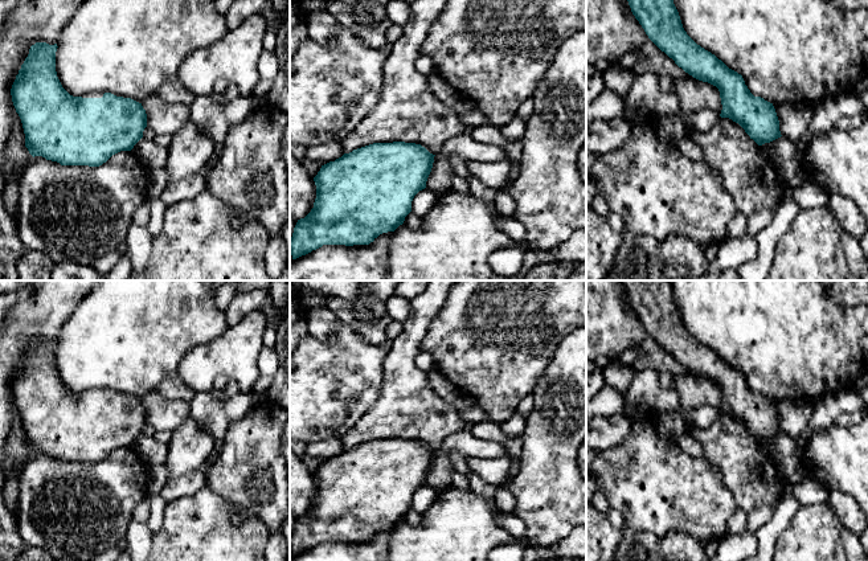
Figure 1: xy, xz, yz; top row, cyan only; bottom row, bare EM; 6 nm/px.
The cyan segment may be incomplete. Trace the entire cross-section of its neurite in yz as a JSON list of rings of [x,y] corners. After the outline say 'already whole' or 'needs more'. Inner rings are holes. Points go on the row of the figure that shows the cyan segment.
[[[627,0],[632,15],[648,38],[675,64],[693,78],[716,86],[720,91],[722,110],[720,116],[738,123],[758,146],[781,138],[779,120],[773,103],[754,97],[741,74],[729,69],[715,54],[697,45],[684,30],[673,0]]]; already whole

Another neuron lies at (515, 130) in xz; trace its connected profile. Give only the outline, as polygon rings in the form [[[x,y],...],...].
[[[515,116],[508,124],[500,127],[501,134],[511,140],[521,140],[525,134],[525,120]]]

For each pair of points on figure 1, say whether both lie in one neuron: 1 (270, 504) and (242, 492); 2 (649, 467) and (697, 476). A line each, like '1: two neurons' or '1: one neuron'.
1: one neuron
2: one neuron

